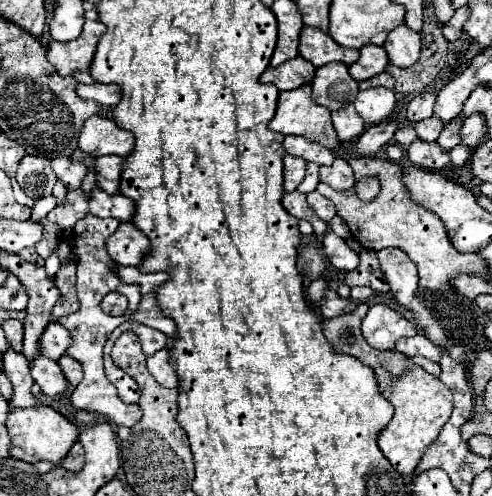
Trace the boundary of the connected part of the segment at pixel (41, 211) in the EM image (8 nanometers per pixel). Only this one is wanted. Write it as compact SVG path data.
M49 195L49 197L43 197L43 199L39 199L37 203L35 203L35 207L33 207L33 217L35 219L41 219L41 217L45 217L53 207L57 205L57 199L55 199L55 195Z

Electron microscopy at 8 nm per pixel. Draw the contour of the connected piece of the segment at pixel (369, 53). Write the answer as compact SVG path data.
M365 45L365 47L361 47L359 61L349 65L349 73L355 81L363 81L363 79L375 77L377 73L385 71L387 63L389 63L389 59L387 59L387 53L383 47Z

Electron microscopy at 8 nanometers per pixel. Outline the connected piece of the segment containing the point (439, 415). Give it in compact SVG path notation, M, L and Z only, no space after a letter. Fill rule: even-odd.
M359 303L357 313L349 313L349 315L335 317L335 319L325 319L325 337L331 341L331 345L337 351L351 355L375 369L381 393L395 407L393 429L383 429L377 437L379 449L401 475L411 475L415 467L419 465L427 447L437 439L439 431L449 421L451 409L453 409L453 397L449 389L437 377L423 371L409 357L401 355L399 351L375 351L373 347L367 345L367 341L361 335L361 319L363 319L363 313L367 313L367 309L369 305ZM345 331L351 333L351 343L343 343L341 335Z

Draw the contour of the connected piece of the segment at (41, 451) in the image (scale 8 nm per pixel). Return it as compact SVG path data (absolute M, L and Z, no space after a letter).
M36 405L29 408L17 408L9 412L6 426L11 438L11 457L27 461L27 463L37 463L37 461L51 461L57 465L71 449L71 445L79 437L79 429L69 423L63 415L59 415L51 407Z

